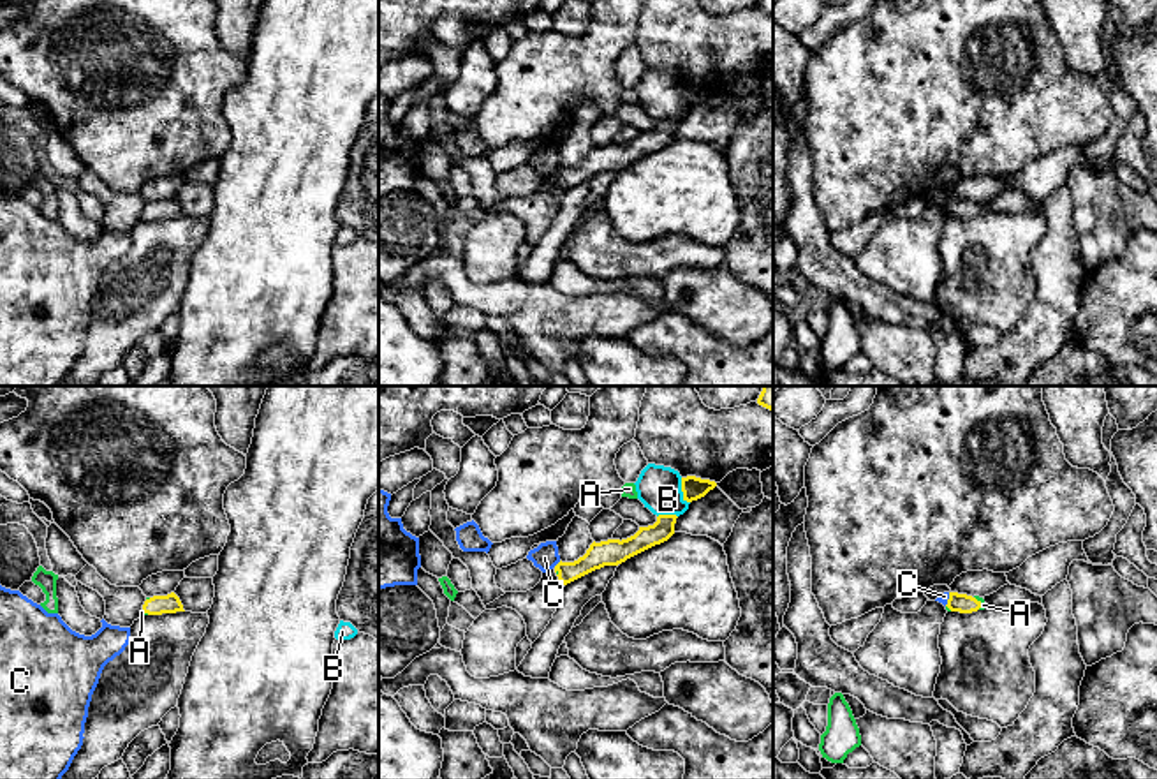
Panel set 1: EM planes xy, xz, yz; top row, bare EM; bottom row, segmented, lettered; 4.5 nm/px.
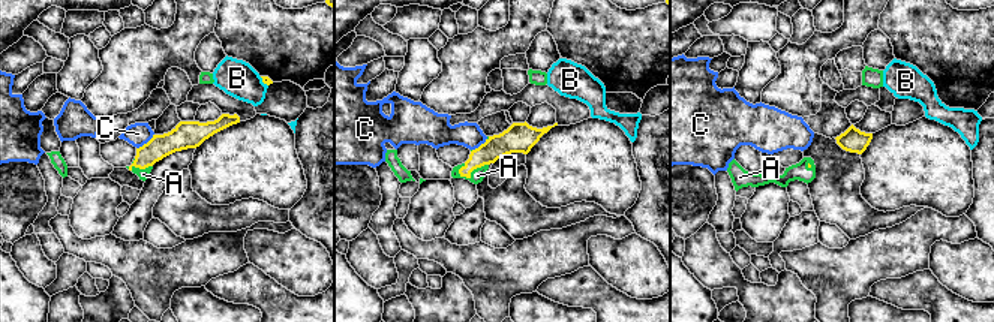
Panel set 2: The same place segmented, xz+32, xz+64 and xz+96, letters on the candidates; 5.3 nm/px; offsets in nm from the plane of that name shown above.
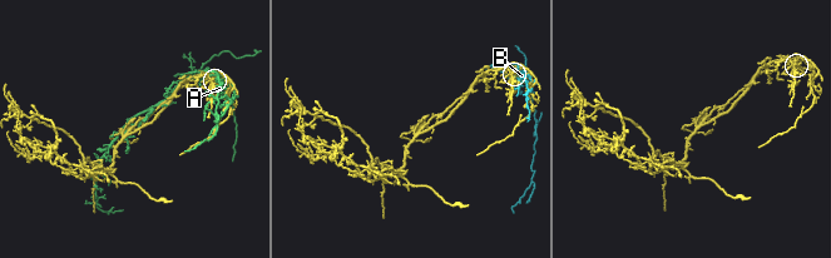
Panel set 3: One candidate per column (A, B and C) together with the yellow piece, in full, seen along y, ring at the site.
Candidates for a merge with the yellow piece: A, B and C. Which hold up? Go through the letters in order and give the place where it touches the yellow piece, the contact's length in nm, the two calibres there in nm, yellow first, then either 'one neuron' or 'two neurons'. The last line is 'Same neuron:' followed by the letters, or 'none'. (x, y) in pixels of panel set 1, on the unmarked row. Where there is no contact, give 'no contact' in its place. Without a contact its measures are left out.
A: yz (980, 208) | 70 nm | 90/30 nm | two neurons
B: xz (682, 96) | 130 nm | 100/200 nm | two neurons
C: xz (559, 168) | 50 nm | 120/120 nm | two neurons
Same neuron: none

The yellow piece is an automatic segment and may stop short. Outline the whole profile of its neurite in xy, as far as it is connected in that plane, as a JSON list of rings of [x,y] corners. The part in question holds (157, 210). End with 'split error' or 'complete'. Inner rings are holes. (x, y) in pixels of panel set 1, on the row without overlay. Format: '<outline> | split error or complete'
[[[171,197],[167,201],[153,201],[144,206],[143,217],[148,220],[185,217],[180,203]]] | complete

